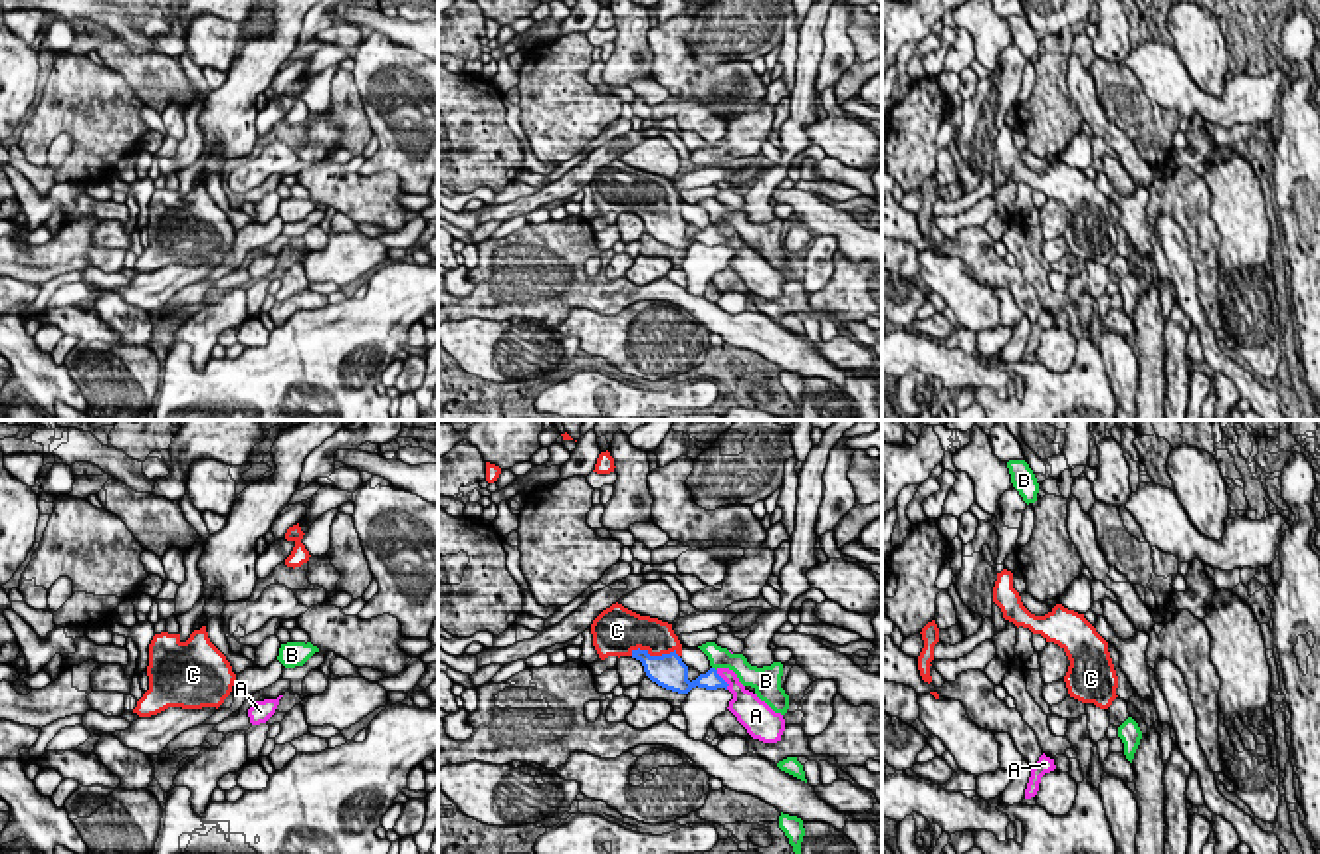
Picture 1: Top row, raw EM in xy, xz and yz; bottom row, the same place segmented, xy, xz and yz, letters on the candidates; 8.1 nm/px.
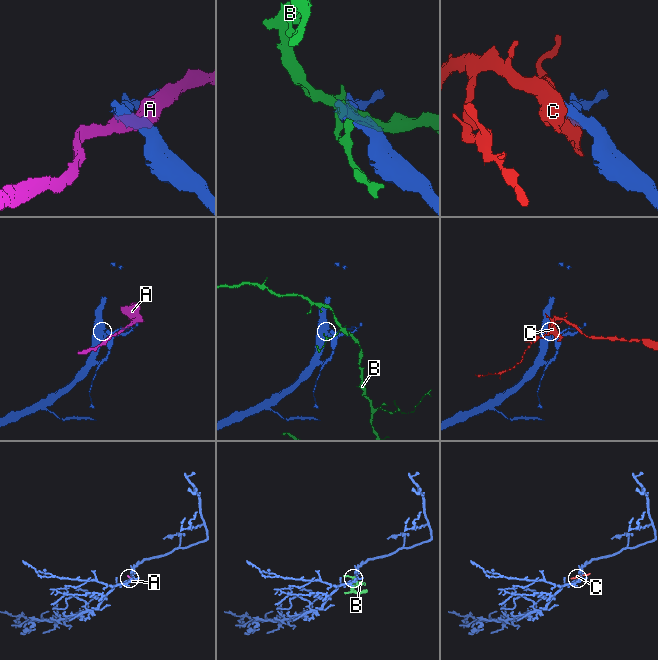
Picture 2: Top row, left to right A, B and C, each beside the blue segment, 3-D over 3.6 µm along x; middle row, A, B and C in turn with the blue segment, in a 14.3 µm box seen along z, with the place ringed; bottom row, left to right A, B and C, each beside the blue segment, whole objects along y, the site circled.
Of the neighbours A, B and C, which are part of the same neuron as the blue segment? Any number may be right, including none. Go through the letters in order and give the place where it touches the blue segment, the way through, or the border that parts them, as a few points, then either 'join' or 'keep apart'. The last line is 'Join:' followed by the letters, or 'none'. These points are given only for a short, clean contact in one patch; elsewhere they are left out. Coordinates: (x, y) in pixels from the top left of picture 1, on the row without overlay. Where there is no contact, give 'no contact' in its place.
A: contact xz (724, 236); border xz (716, 226), (728, 244); keep apart
B: contact xz (714, 224); keep apart
C: contact xz (655, 213); join
Join: C

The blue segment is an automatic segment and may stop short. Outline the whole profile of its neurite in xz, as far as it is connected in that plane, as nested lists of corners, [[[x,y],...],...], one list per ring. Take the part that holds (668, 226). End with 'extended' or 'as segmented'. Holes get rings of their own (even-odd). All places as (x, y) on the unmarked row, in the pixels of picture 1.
[[[618,159],[593,176],[591,190],[601,216],[632,212],[642,218],[646,232],[666,246],[688,250],[696,242],[706,246],[729,242],[715,224],[690,238],[672,180],[640,172]]] | extended

